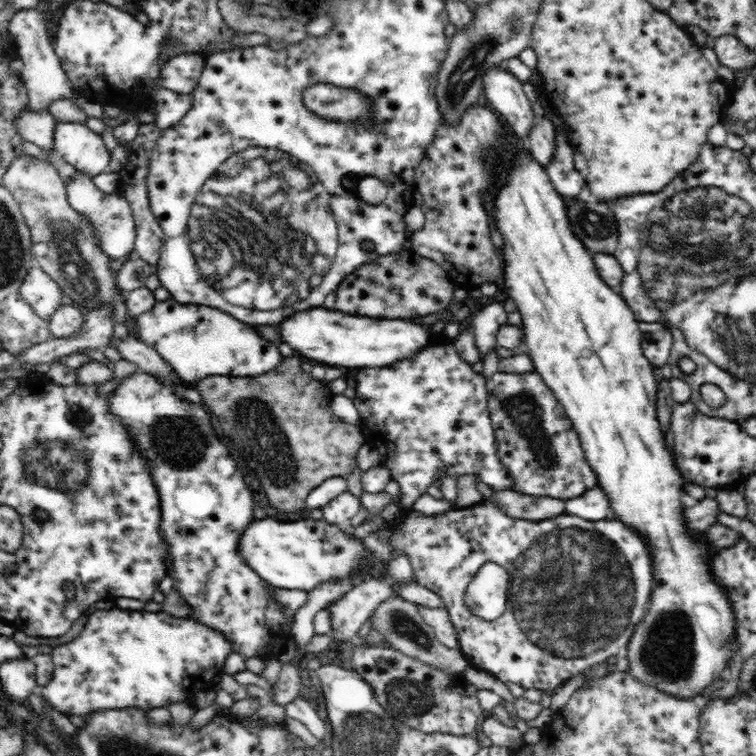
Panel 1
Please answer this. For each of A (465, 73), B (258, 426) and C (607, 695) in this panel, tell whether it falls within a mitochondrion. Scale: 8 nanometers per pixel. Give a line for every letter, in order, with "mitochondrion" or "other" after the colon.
A: mitochondrion
B: mitochondrion
C: other

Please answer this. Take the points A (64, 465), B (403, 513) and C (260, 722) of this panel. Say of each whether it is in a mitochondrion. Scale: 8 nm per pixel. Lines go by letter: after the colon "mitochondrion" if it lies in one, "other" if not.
A: mitochondrion
B: other
C: other

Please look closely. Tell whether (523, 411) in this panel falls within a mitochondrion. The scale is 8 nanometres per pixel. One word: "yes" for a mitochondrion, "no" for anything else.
yes

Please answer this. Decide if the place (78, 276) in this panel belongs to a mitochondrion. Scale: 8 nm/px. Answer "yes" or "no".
yes

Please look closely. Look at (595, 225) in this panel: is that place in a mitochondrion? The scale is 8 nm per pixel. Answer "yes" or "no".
yes

